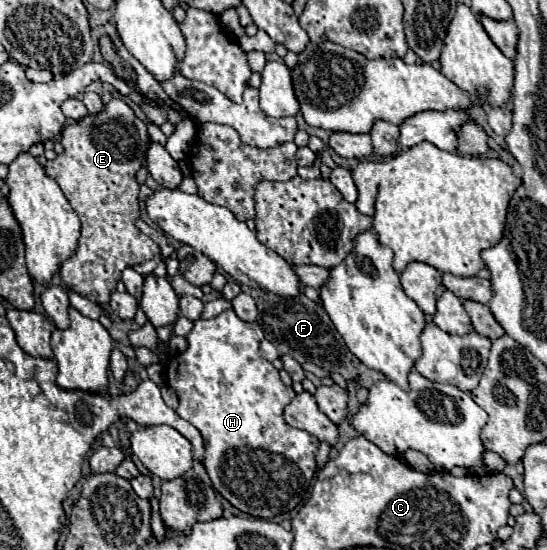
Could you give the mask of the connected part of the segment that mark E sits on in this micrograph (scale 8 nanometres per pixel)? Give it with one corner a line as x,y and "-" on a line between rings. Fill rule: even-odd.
114,96
104,106
102,112
88,114
74,124
66,124
62,128
64,152
58,154
54,160
46,162
46,176
58,182
66,200
78,212
82,222
80,248
72,258
68,258
62,264
59,270
60,278
66,282
70,290
100,306
110,302
110,294
116,290
116,284
120,282
124,268
148,262
150,258
160,254
160,248
146,234
142,234
134,224
140,218
140,202
138,202
140,186
136,182
136,172
144,166
144,158
150,142
152,140
148,134
148,126
140,118
136,118
132,108
122,98

